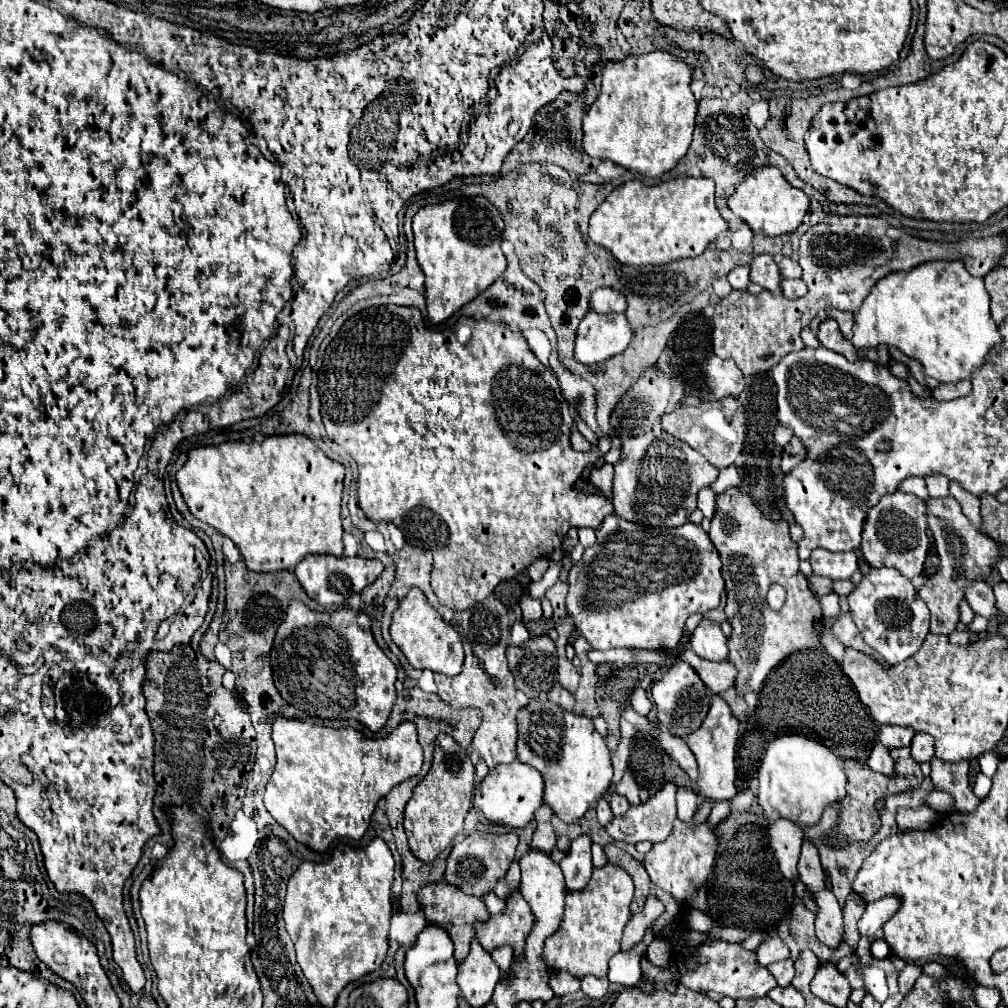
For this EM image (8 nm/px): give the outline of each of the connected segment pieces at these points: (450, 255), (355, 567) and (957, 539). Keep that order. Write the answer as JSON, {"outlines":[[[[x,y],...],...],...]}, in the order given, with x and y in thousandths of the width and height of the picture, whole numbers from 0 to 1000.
{"outlines":[[[[480,194],[425,202],[411,212],[409,226],[415,262],[423,274],[423,302],[429,321],[450,313],[502,268],[502,256],[496,248],[500,218],[496,208]]],[[[306,550],[302,552],[300,558],[296,558],[296,562],[292,563],[292,569],[310,595],[319,599],[321,603],[333,603],[333,601],[339,601],[347,593],[347,589],[359,587],[365,579],[369,579],[379,569],[379,565],[381,562],[377,556],[367,556],[359,552],[329,554],[325,550]]],[[[946,492],[921,494],[917,500],[919,500],[919,512],[921,512],[921,526],[925,528],[933,550],[933,563],[931,563],[931,569],[921,573],[917,581],[911,583],[911,589],[923,603],[923,611],[925,611],[923,627],[942,629],[946,627],[952,613],[950,599],[956,593],[954,583],[964,573],[980,573],[984,567],[984,558],[992,550],[986,536],[962,520],[962,516],[956,512],[954,502]]]]}

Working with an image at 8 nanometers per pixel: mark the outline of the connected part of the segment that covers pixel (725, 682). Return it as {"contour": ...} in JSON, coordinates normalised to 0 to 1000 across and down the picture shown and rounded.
{"contour":[[[681,643],[675,653],[679,657],[683,657],[690,667],[692,671],[696,673],[696,677],[710,688],[722,685],[724,681],[728,681],[728,675],[730,675],[730,661],[724,657],[724,655],[718,655],[718,657],[704,657],[704,655],[698,655],[698,653],[692,653],[690,649],[687,649],[687,643]]]}

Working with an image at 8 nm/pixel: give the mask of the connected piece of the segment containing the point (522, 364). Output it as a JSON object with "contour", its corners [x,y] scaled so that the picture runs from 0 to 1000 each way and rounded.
{"contour":[[[387,302],[387,304],[381,304],[379,308],[375,306],[359,308],[343,317],[335,333],[323,345],[319,363],[315,367],[315,391],[319,399],[321,425],[327,437],[335,438],[355,460],[357,504],[369,518],[389,518],[391,522],[399,526],[405,540],[429,548],[431,552],[431,565],[429,565],[429,575],[427,575],[429,587],[433,589],[435,597],[446,605],[462,605],[464,599],[478,597],[490,587],[490,583],[498,575],[508,575],[514,567],[524,563],[528,558],[536,554],[546,556],[550,546],[558,542],[558,536],[565,524],[579,524],[579,522],[593,524],[603,510],[609,510],[609,502],[601,492],[589,492],[589,490],[579,490],[571,486],[571,478],[577,472],[583,459],[591,457],[605,446],[606,435],[603,433],[594,435],[592,441],[585,448],[572,448],[567,444],[565,401],[560,399],[560,393],[558,393],[558,387],[550,369],[542,365],[530,353],[530,349],[526,347],[524,339],[516,333],[516,329],[508,329],[500,321],[456,314],[451,322],[450,331],[448,327],[440,327],[440,329],[427,327],[421,321],[421,315],[415,306]]]}

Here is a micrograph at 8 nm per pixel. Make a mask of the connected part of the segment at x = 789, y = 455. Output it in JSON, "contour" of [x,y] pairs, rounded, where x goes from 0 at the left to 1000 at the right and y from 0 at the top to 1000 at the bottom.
{"contour":[[[786,435],[784,440],[778,444],[778,454],[776,454],[776,466],[784,468],[786,464],[790,464],[792,460],[796,460],[800,454],[800,446],[798,440],[792,435]]]}

